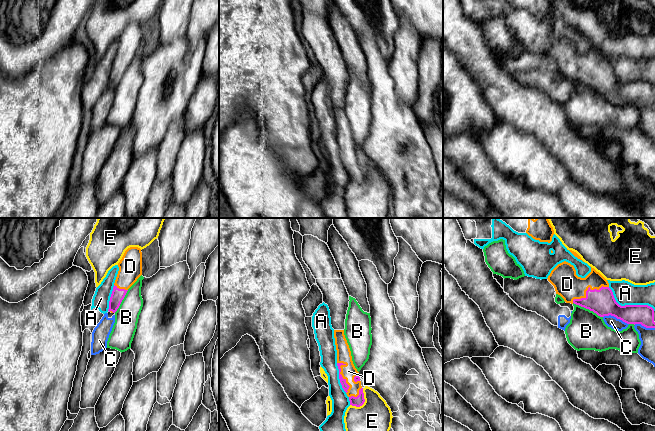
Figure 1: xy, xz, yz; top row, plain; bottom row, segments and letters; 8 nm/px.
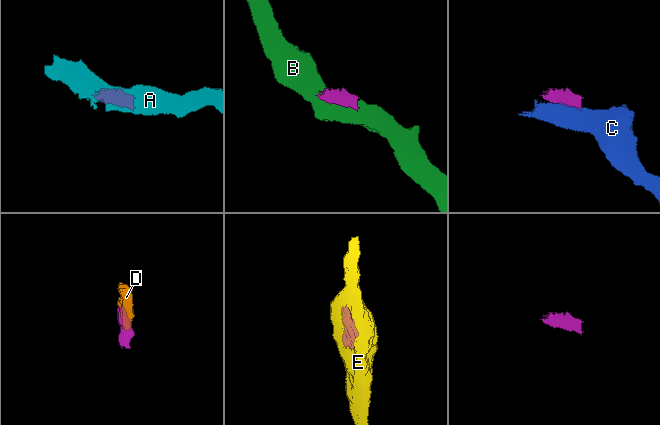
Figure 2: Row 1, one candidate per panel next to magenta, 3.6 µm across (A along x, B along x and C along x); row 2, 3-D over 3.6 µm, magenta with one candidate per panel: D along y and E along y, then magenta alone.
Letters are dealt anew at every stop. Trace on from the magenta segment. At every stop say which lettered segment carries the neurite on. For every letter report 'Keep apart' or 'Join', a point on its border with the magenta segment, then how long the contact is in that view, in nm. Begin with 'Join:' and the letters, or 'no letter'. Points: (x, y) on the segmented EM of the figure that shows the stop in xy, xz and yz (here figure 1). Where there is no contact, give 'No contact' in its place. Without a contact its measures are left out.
Join: D
A: Keep apart. Touches magenta at yz (628, 305). Shared border 420 nm
B: Keep apart. Touches magenta at yz (588, 308). Shared border 260 nm
C: Keep apart. Touches magenta at yz (616, 317). Shared border 220 nm
D: Join. Touches magenta at yz (587, 290). Shared border 320 nm
E: Keep apart. Touches magenta at xz (364, 401). Shared border 180 nm

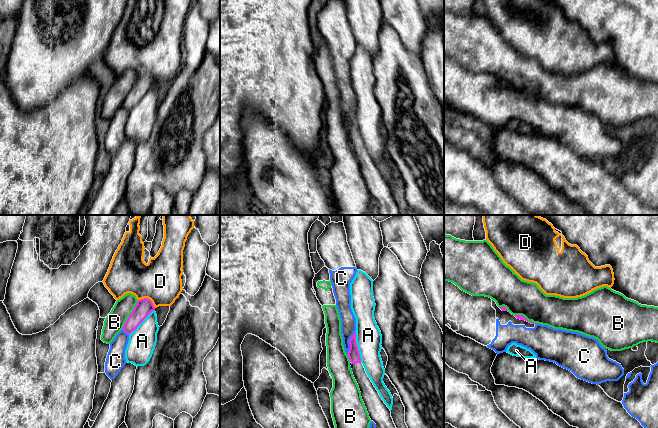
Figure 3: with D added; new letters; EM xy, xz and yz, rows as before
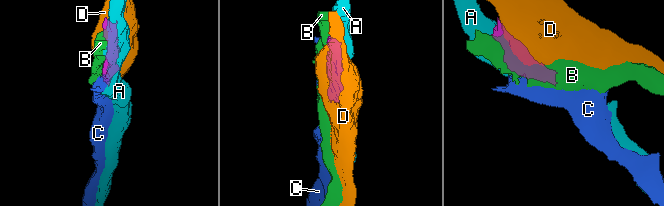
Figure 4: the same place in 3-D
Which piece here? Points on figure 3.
Join: no letter
A: Keep apart. Touches magenta at xz (357, 347). Shared border 260 nm
B: Keep apart. Touches magenta at xy (129, 315). Shared border 280 nm
C: Keep apart. Touches magenta at xz (349, 343). Shared border 200 nm
D: Keep apart. Touches magenta at xy (147, 298). Shared border 160 nm

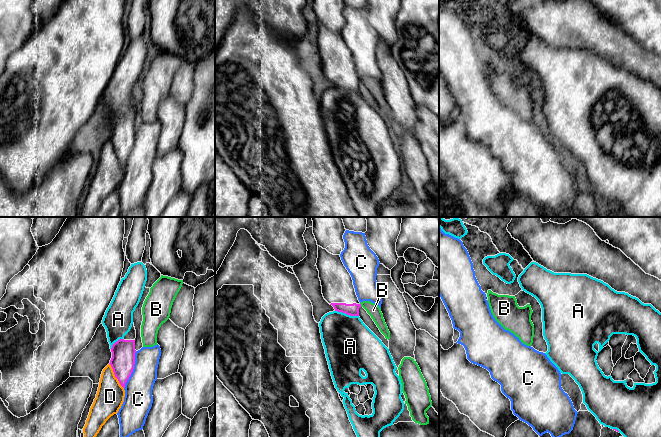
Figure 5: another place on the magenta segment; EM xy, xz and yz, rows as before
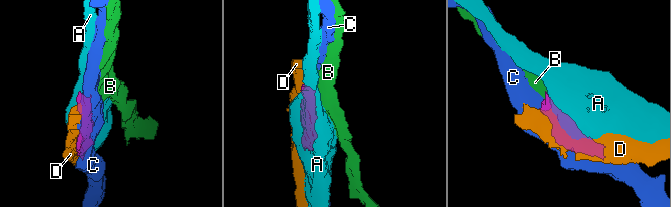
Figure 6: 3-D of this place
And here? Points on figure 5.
Join: no letter
A: Keep apart. Touches magenta at xz (347, 314). Shared border 200 nm
B: Keep apart. Touches magenta at xz (360, 305). Shared border 30 nm
C: Keep apart. Touches magenta at xy (132, 370). Shared border 320 nm
D: Keep apart. Touches magenta at xy (115, 376). Shared border 240 nm

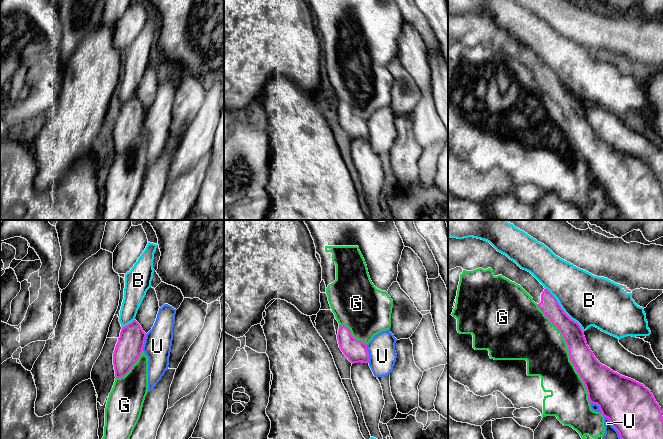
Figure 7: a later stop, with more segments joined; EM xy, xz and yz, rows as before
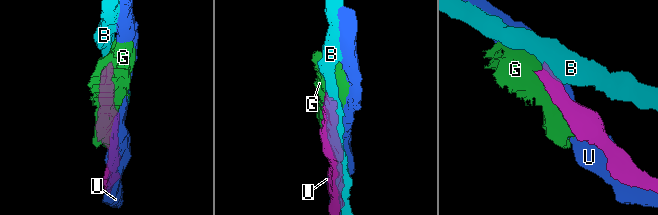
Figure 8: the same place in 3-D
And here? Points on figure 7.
Join: no letter
B: Keep apart. Touches magenta at yz (563, 310). Shared border 480 nm
G: Keep apart. Touches magenta at yz (569, 353). Shared border 900 nm
U: Keep apart. Touches magenta at yz (613, 426). Shared border 240 nm

